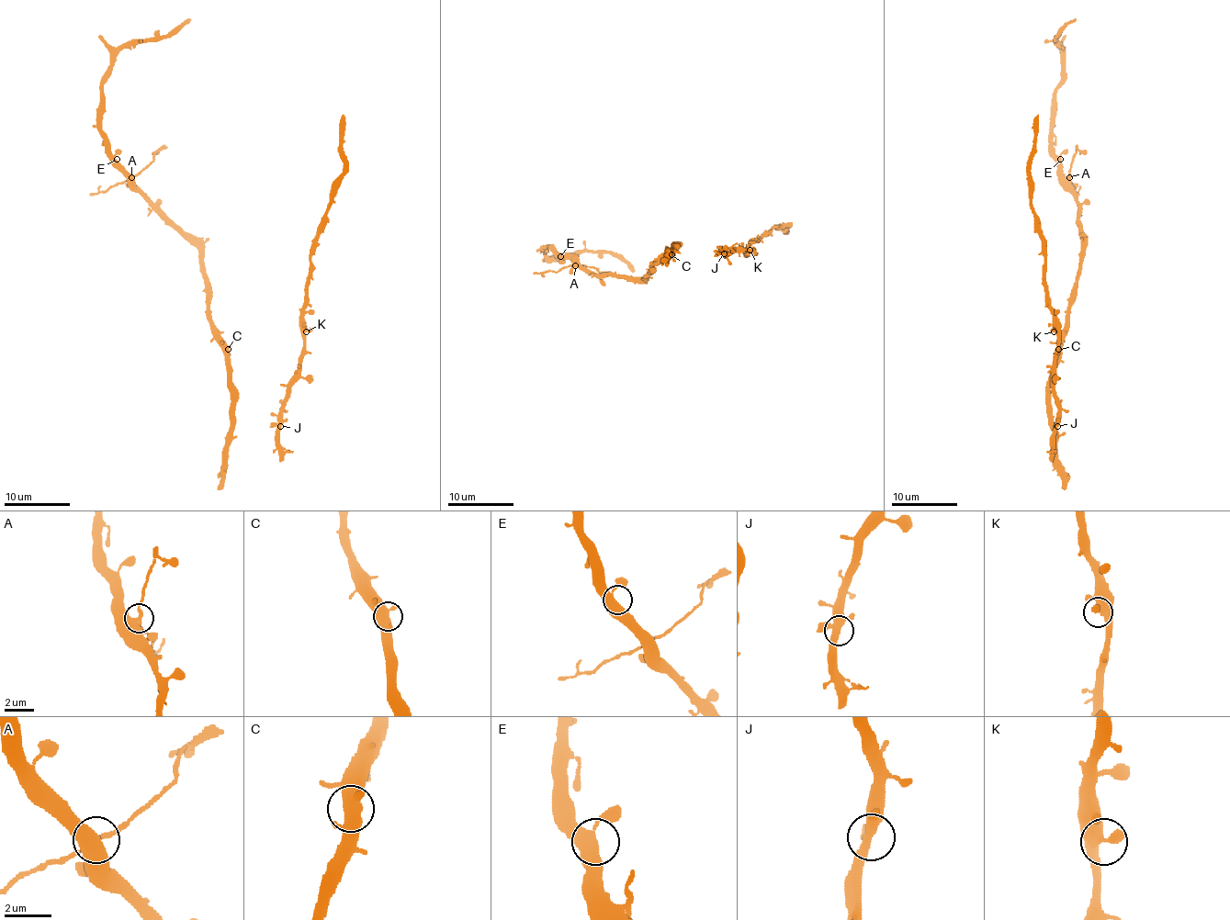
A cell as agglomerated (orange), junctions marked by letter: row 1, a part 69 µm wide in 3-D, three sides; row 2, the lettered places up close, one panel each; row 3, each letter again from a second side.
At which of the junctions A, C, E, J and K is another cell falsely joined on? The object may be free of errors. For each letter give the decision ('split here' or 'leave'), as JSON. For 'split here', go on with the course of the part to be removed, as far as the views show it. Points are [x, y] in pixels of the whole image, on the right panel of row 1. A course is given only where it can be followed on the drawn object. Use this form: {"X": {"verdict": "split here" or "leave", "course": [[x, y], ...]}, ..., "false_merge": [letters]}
{"A": {"verdict": "split here", "course": [[1068, 177], [1077, 146]]}, "C": {"verdict": "leave"}, "E": {"verdict": "leave"}, "J": {"verdict": "leave"}, "K": {"verdict": "leave"}, "false_merge": ["A"]}

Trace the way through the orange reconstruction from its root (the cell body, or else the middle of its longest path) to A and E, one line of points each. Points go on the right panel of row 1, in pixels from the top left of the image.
A: (1058, 353), (1081, 251), (1078, 202), (1075, 190), (1068, 184), (1068, 177)
E: (1058, 353), (1081, 251), (1081, 223), (1078, 218), (1077, 194), (1060, 169), (1060, 159)

